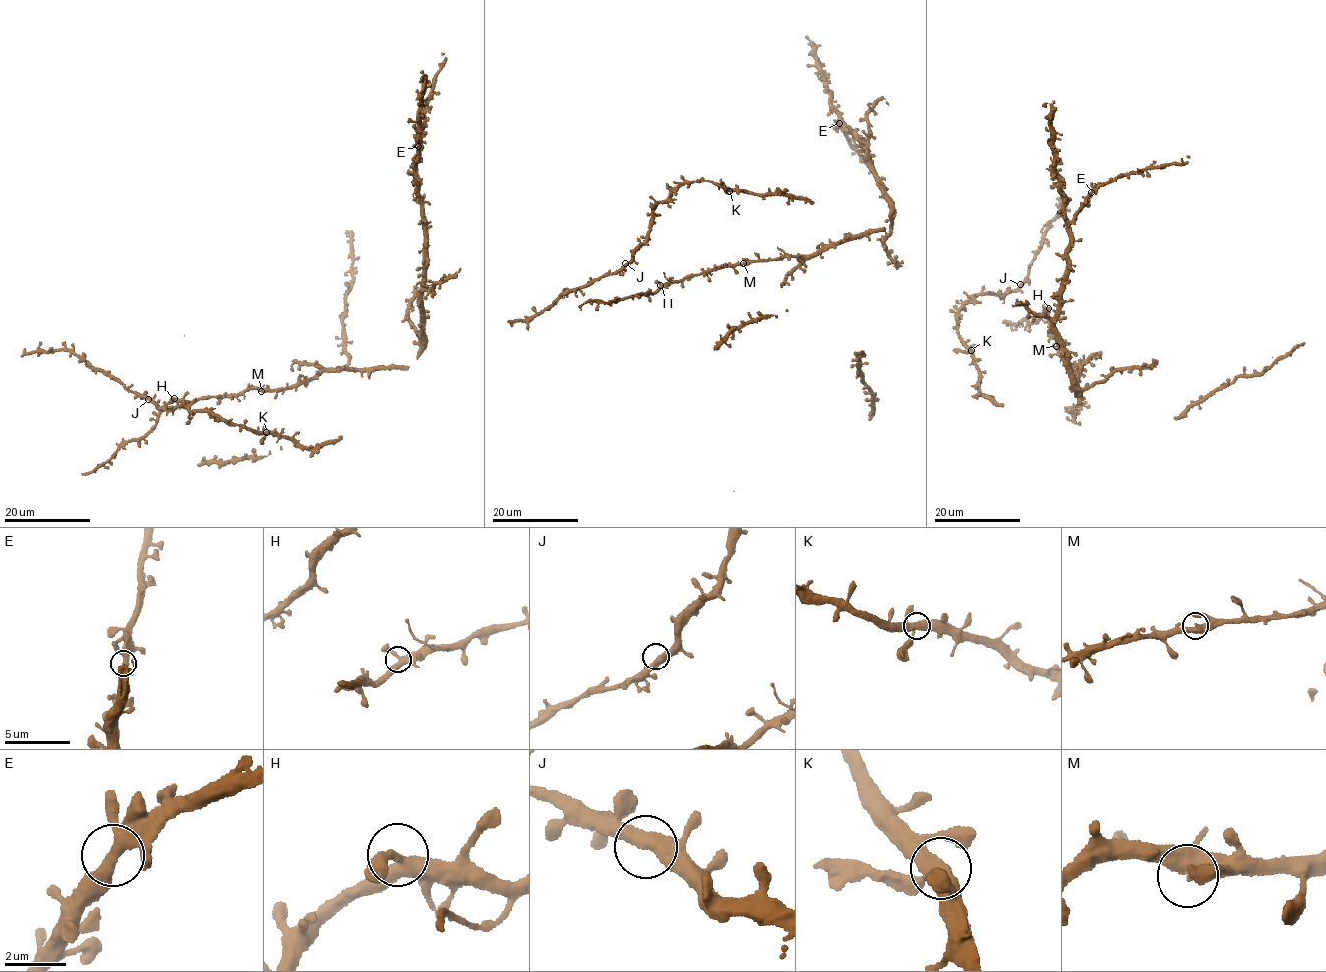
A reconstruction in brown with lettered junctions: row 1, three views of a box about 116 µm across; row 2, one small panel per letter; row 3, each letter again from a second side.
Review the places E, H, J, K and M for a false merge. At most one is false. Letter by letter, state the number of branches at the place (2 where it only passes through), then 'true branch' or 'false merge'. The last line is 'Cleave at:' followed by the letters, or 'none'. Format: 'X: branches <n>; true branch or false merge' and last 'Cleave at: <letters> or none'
E: branches 3; true branch
H: branches 3; true branch
J: branches 3; true branch
K: branches 3; false merge
M: branches 3; true branch
Cleave at: K

